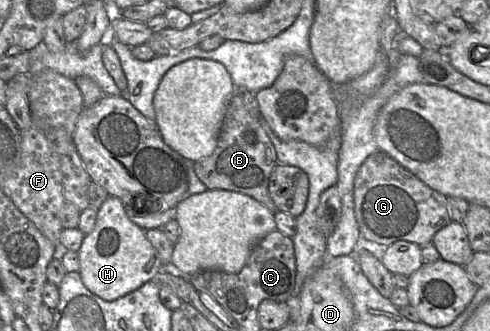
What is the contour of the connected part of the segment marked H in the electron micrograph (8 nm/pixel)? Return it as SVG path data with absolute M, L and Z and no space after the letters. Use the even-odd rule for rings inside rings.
M110 195L98 209L95 227L85 235L78 255L83 284L106 301L116 300L156 279L163 265L145 230L129 219L121 199Z

